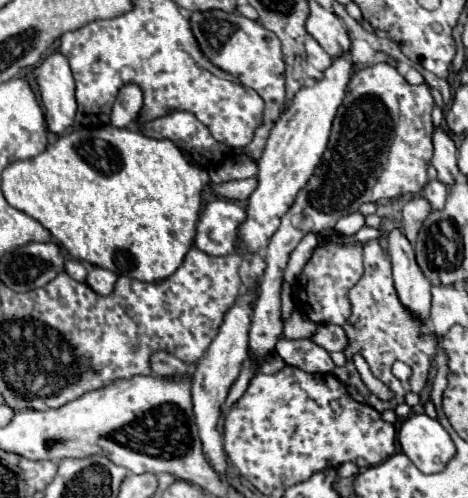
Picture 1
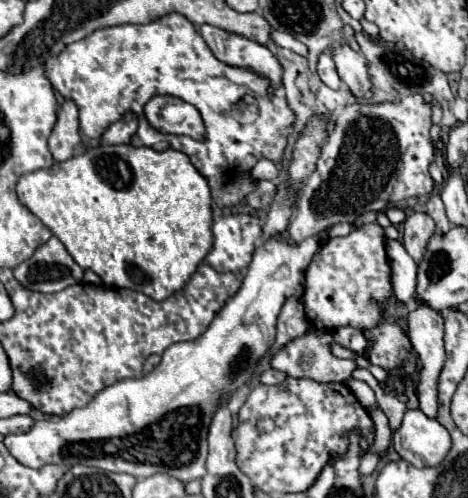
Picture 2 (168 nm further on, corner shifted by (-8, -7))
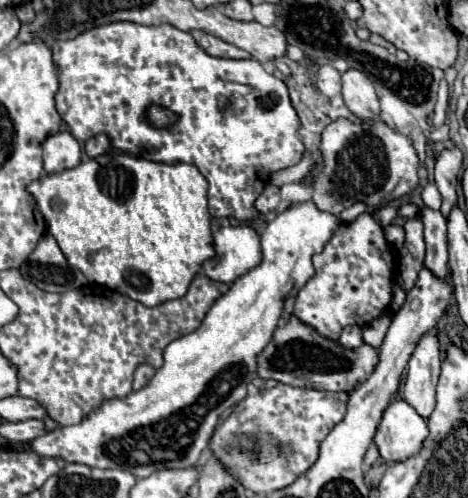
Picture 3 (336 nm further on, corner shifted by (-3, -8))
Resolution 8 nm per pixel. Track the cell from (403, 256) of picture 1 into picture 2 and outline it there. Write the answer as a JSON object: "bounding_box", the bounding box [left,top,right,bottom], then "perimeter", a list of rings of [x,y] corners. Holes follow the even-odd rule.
{"bounding_box":[408,301,444,417],"perimeter":[[[414,301],[410,311],[408,311],[408,337],[414,345],[414,351],[418,353],[418,359],[420,359],[420,383],[418,383],[418,399],[420,399],[420,411],[424,411],[428,417],[436,417],[436,411],[438,411],[438,391],[436,391],[436,381],[438,381],[438,375],[442,371],[442,365],[444,365],[444,343],[442,343],[442,335],[444,335],[444,321],[442,321],[442,315],[438,311],[434,311],[432,307],[428,307],[426,303],[422,301]]]}

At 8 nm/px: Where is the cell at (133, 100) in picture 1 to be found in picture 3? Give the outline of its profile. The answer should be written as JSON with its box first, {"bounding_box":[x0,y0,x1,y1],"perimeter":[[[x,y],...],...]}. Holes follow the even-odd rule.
{"bounding_box":[85,136,111,158],"perimeter":[[[95,136],[95,138],[91,138],[91,140],[85,142],[85,154],[87,154],[89,158],[101,156],[101,154],[105,154],[105,150],[107,150],[109,146],[111,146],[111,144],[109,144],[107,136]]]}

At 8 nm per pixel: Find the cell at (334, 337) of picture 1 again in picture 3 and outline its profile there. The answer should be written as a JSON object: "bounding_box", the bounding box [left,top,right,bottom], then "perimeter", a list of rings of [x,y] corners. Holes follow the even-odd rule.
{"bounding_box":[339,326,363,348],"perimeter":[[[359,326],[343,328],[339,344],[343,344],[345,348],[359,348],[363,344],[363,330]]]}

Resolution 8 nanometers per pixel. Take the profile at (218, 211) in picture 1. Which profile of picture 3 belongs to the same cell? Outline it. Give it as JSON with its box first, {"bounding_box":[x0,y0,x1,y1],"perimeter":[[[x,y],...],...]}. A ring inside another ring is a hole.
{"bounding_box":[203,224,261,284],"perimeter":[[[247,224],[219,228],[213,238],[217,254],[203,264],[203,272],[213,282],[231,284],[261,262],[259,236]]]}

